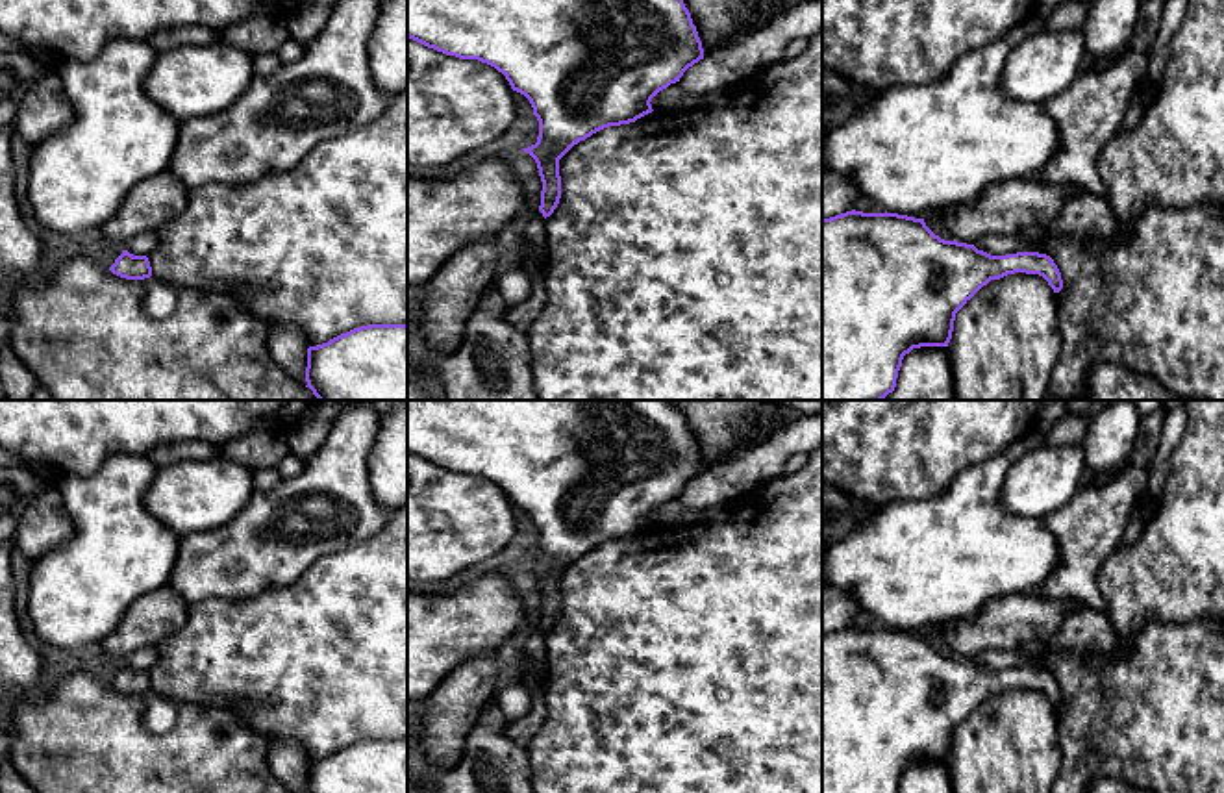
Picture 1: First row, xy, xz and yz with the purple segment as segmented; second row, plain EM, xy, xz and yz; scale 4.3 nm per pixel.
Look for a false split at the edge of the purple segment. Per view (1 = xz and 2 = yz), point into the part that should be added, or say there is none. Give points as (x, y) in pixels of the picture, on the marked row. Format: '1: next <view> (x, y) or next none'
1: next none
2: next none

